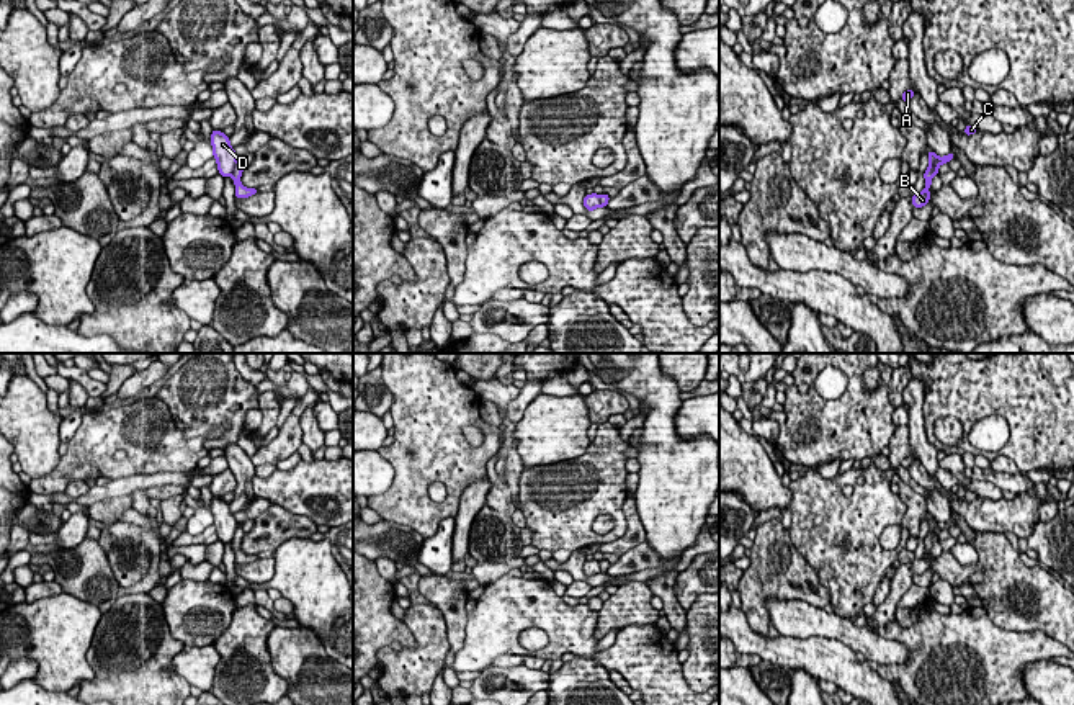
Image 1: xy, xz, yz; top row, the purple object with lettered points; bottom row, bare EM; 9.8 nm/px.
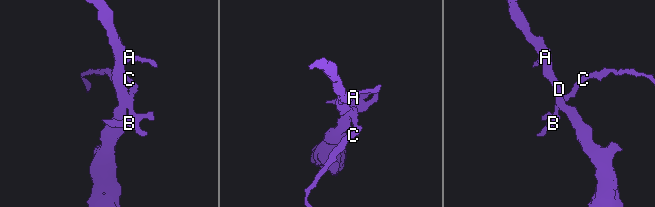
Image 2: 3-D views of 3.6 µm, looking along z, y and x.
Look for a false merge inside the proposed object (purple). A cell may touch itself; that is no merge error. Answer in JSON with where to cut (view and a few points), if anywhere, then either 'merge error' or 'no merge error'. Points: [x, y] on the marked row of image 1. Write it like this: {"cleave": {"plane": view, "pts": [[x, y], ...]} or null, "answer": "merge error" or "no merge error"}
{"cleave": {"plane": "xy", "pts": [[236, 161], [231, 175]]}, "answer": "merge error"}

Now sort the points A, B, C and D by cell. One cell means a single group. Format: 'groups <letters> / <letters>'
groups A D / B C

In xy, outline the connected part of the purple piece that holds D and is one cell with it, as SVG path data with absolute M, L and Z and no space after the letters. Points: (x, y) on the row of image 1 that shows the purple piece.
M214 131L211 132L211 146L213 146L213 157L216 159L217 164L217 172L226 178L232 177L235 162L237 162L237 154L230 147L230 137L226 136L222 131Z

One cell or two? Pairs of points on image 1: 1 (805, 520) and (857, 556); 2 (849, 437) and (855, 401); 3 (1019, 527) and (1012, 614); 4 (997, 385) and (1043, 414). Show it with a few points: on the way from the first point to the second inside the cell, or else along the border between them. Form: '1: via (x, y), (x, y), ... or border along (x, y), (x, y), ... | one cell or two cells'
1: via (818, 529), (844, 553) | one cell
2: via (850, 429), (855, 424), (855, 409) | one cell
3: border along (975, 530), (1002, 534) | two cells
4: via (1009, 385), (1014, 385), (1032, 403) | one cell

